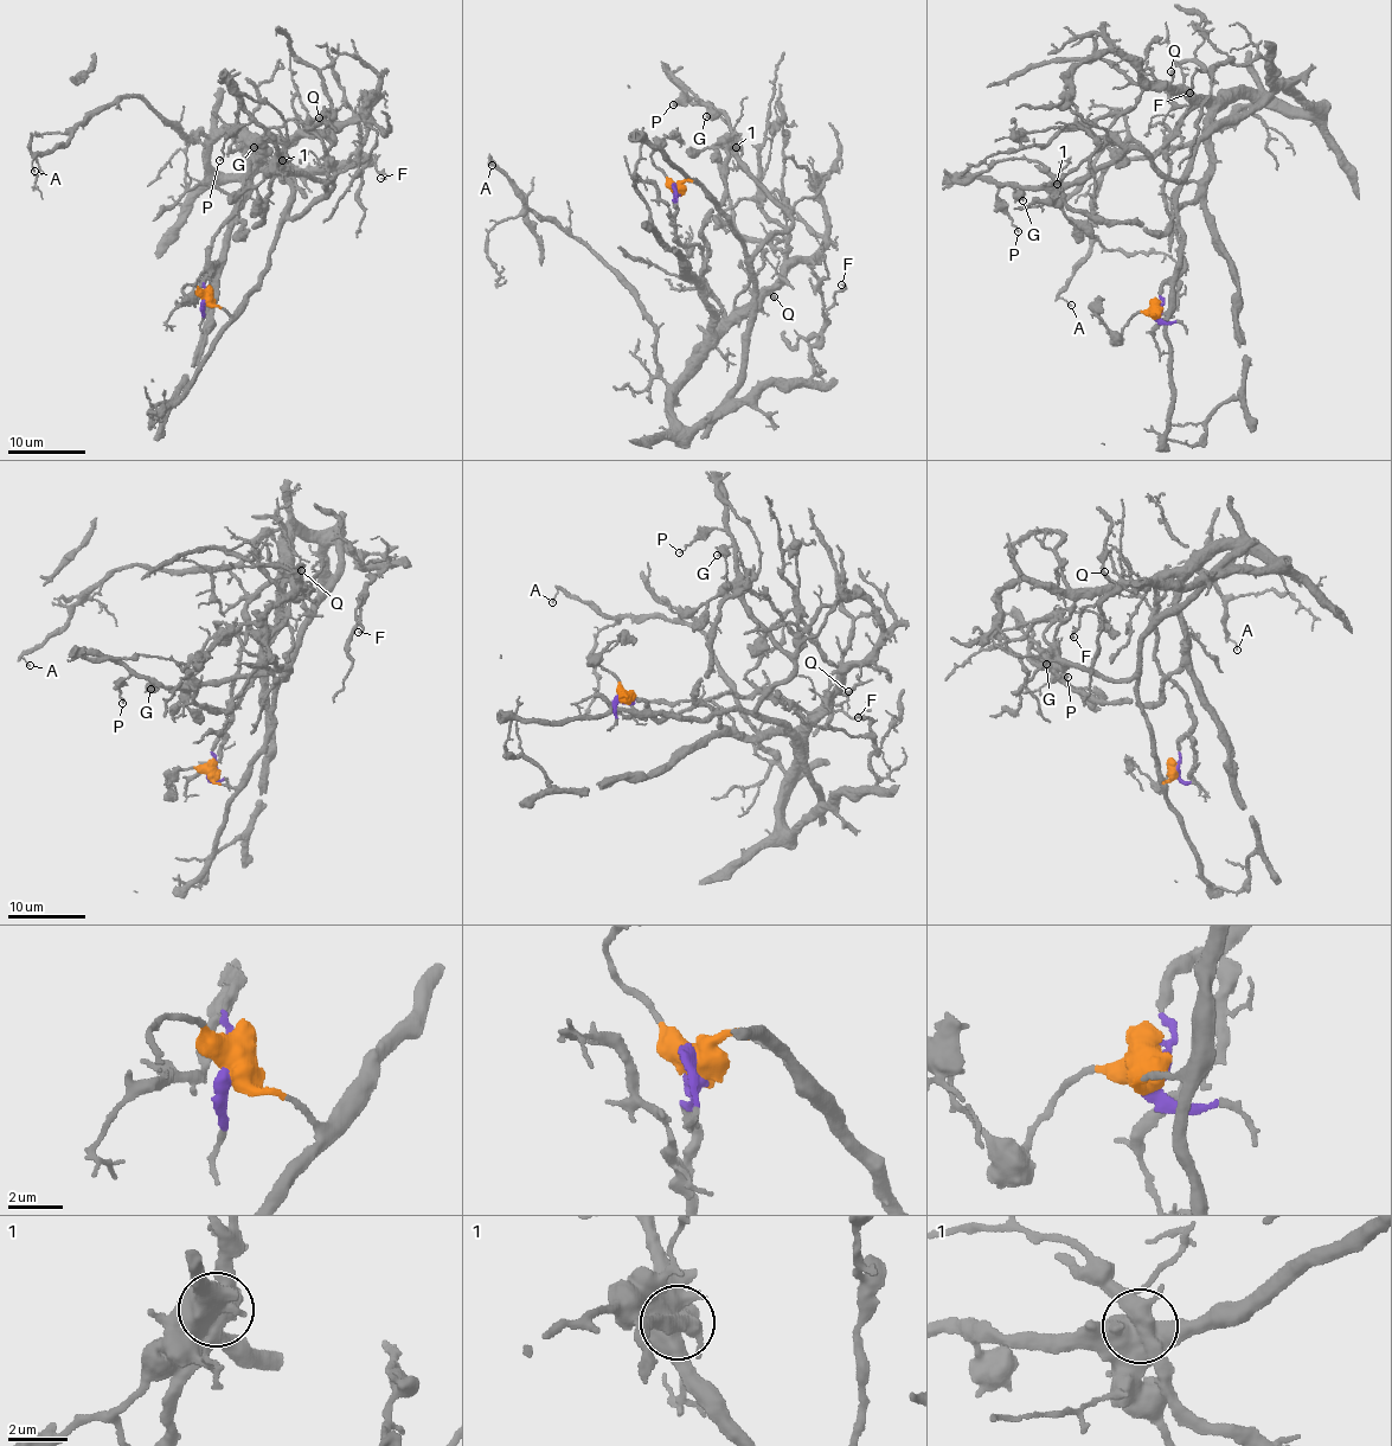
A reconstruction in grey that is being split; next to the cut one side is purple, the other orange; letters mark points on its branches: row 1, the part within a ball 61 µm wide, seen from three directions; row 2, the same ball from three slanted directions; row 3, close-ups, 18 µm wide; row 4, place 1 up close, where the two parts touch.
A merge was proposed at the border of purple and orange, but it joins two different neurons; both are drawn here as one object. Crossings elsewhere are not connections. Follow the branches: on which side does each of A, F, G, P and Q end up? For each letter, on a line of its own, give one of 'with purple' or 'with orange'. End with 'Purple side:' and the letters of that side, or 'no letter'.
A: with purple
F: with purple
G: with orange
P: with orange
Q: with purple
Purple side: A, F, Q

